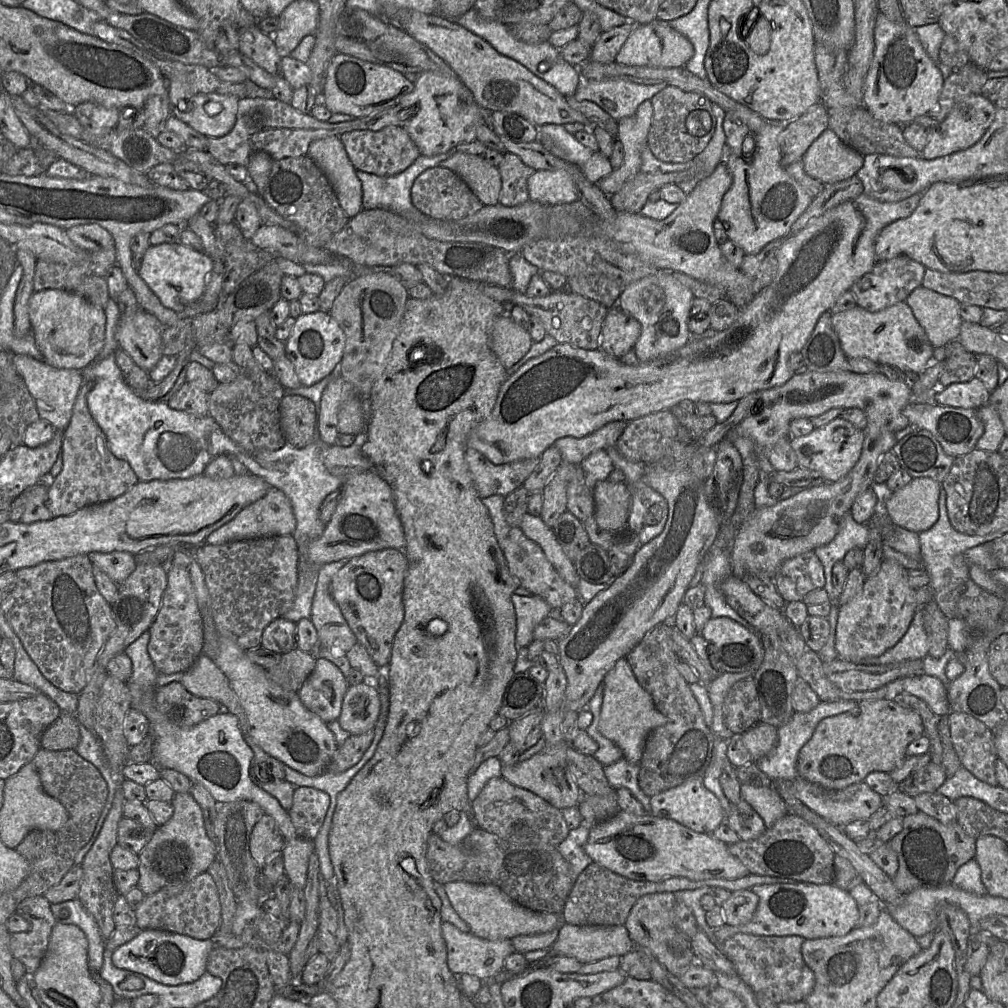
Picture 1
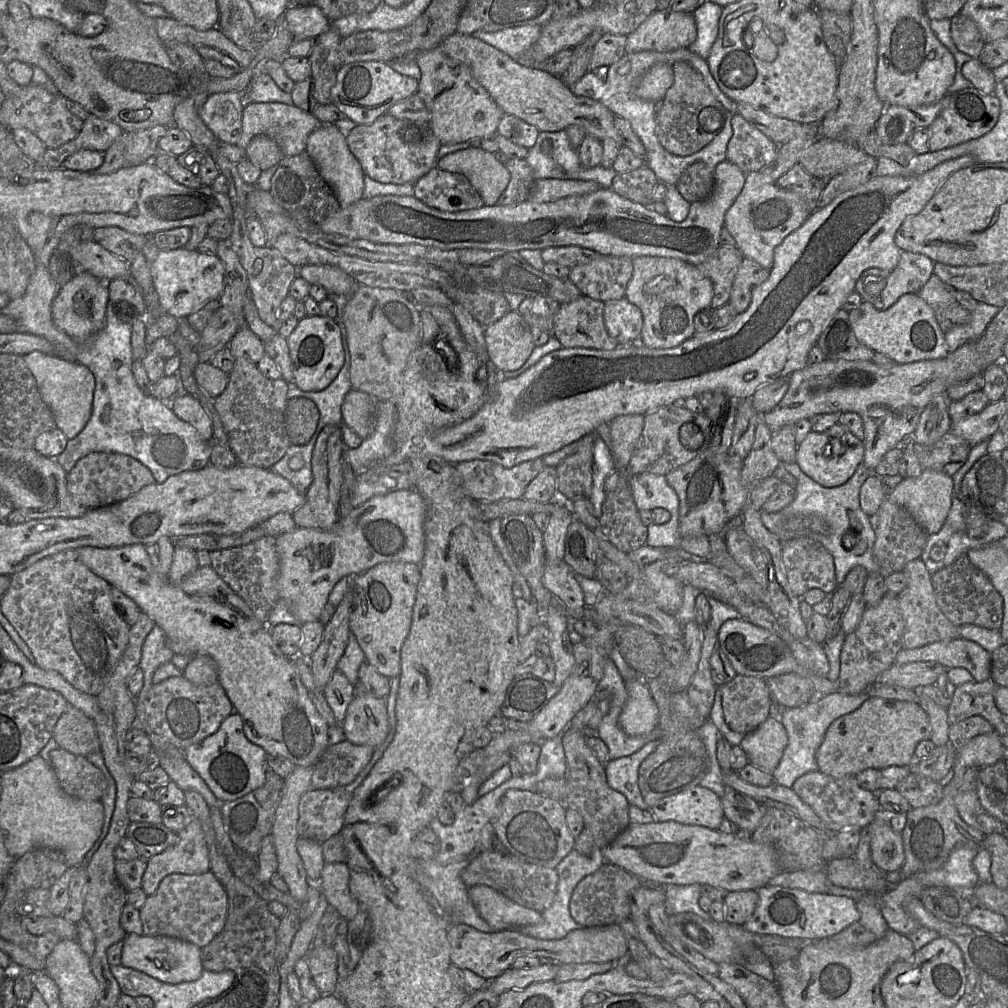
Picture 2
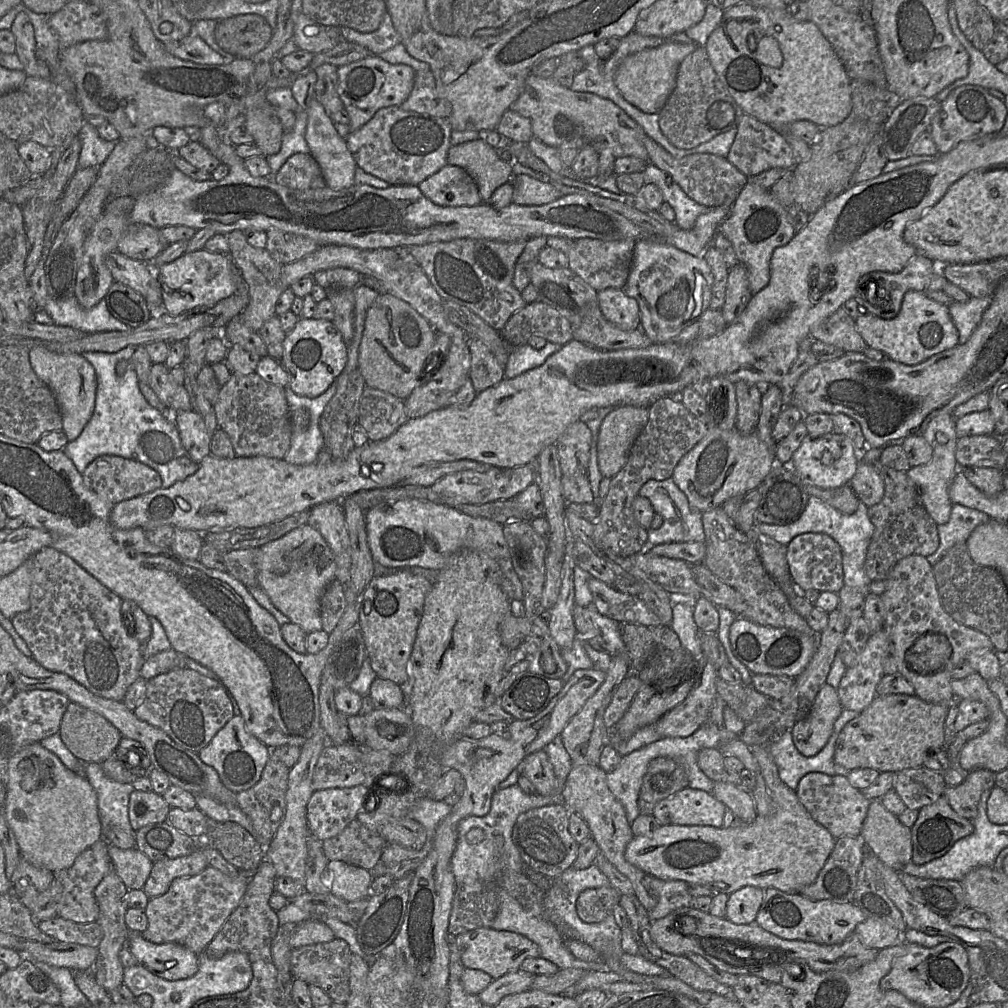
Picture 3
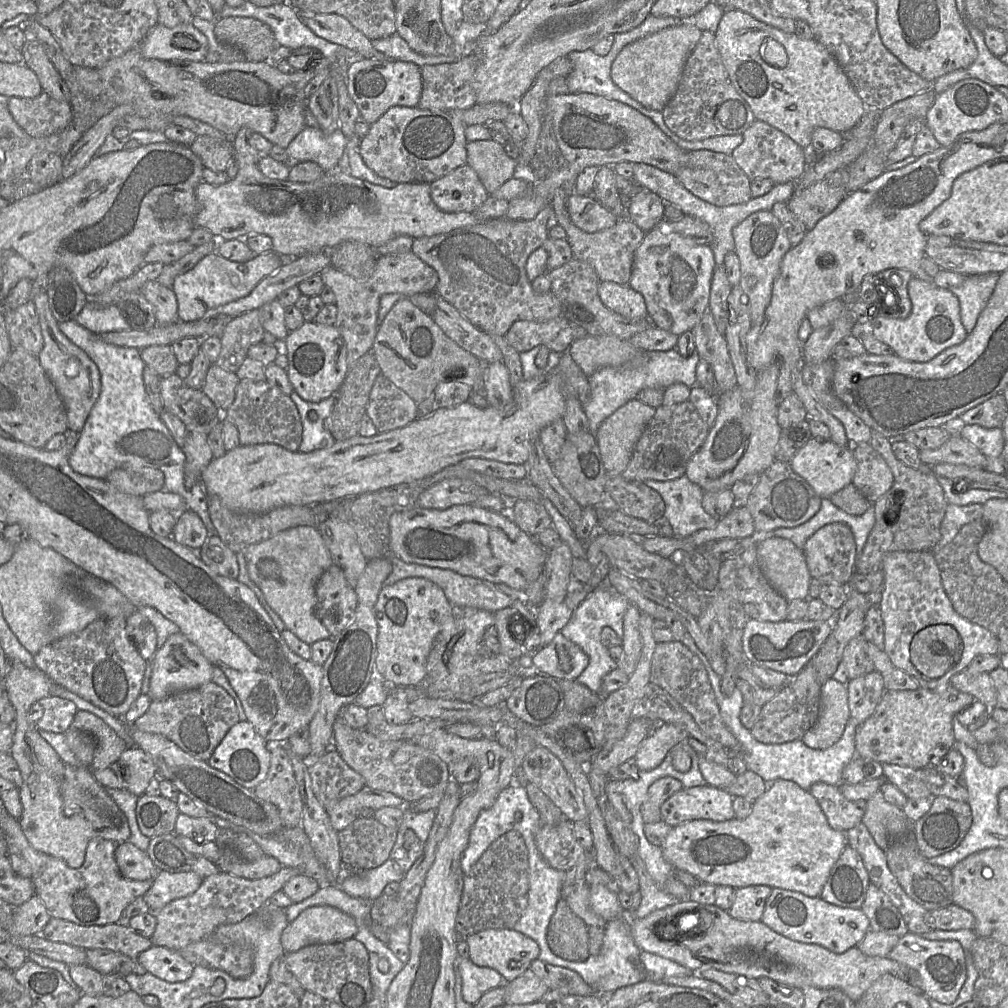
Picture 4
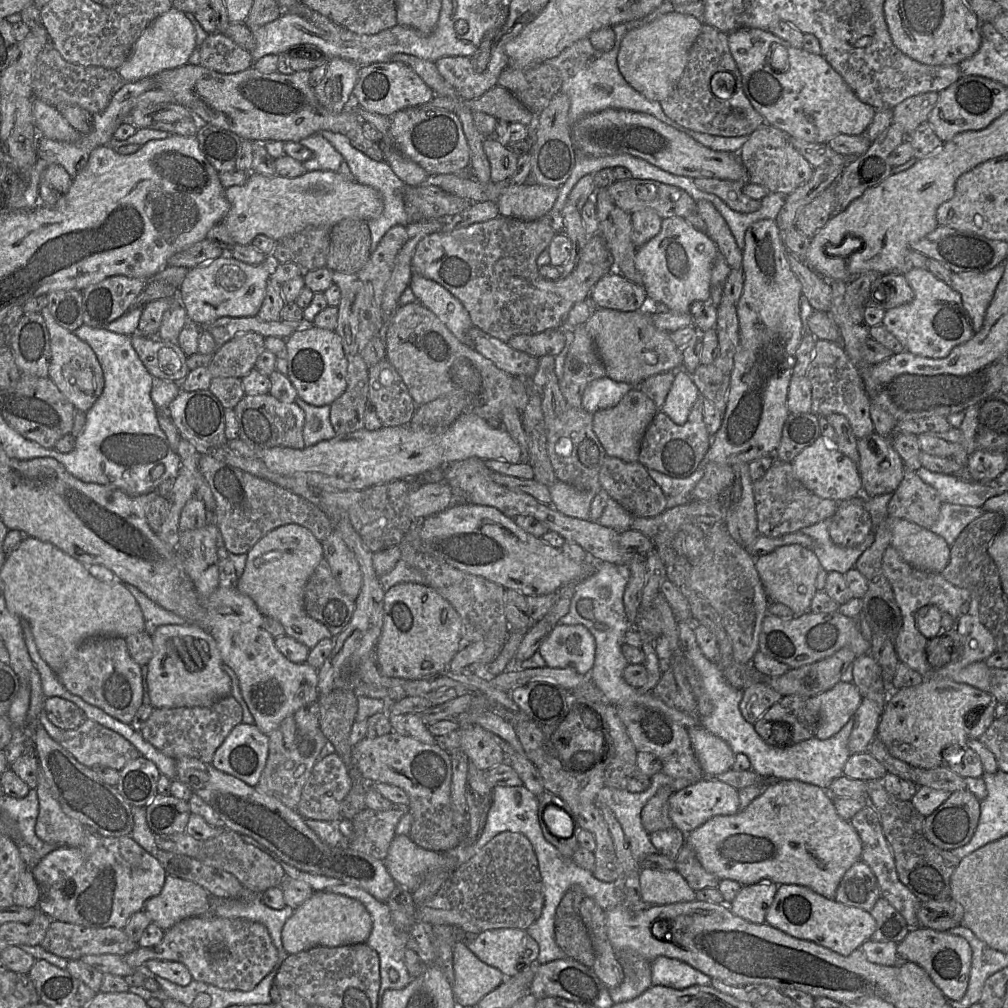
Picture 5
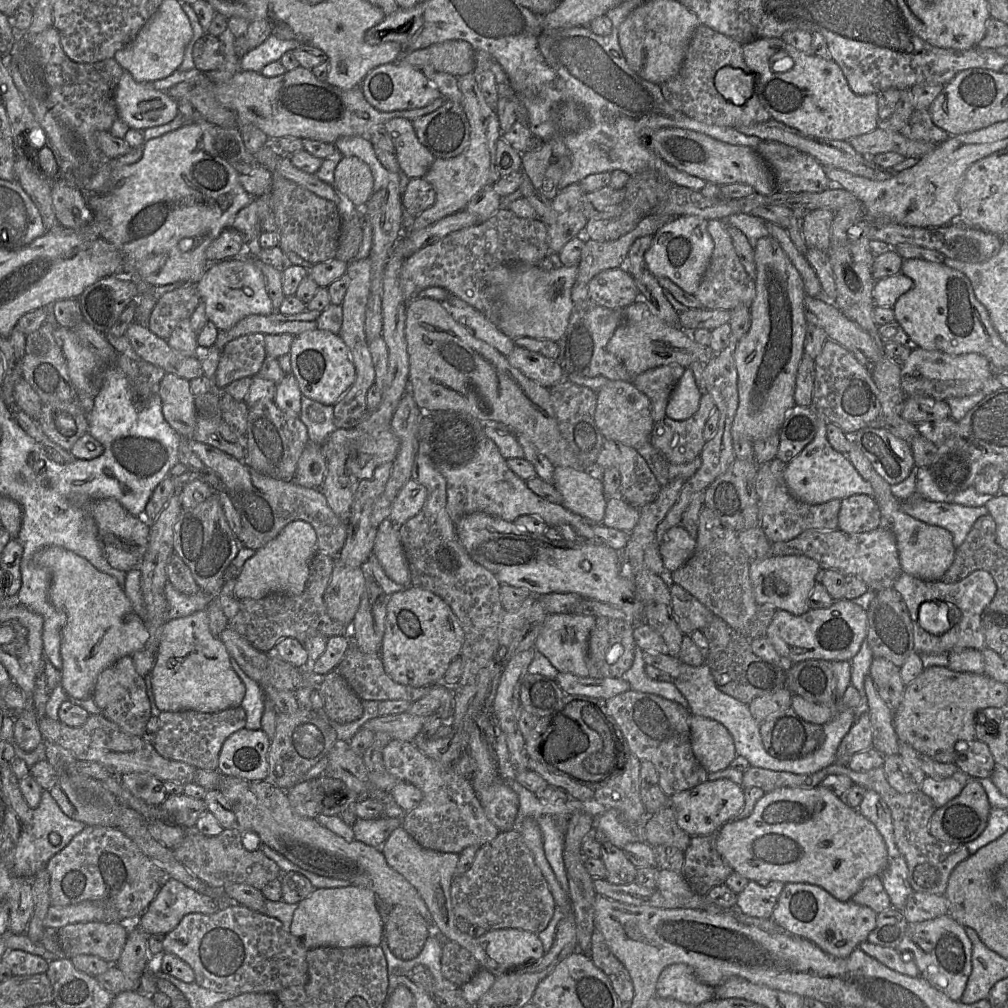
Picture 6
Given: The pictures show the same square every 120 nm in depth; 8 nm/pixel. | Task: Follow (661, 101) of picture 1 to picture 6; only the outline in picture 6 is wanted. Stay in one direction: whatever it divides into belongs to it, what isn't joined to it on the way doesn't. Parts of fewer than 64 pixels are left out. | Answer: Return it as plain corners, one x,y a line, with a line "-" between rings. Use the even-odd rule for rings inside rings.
701,24
689,42
685,59
679,71
661,84
662,95
676,110
709,125
738,128
772,119
755,93
742,105
728,101
719,93
715,87
714,79
717,71
725,66
741,69
745,73
751,71
744,61
742,44

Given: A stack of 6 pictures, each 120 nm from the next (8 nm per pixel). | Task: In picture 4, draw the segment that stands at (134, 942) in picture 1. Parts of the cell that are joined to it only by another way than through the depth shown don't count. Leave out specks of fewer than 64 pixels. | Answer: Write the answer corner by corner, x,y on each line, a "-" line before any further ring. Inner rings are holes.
154,945
139,954
137,961
148,973
169,983
186,981
194,970
176,950

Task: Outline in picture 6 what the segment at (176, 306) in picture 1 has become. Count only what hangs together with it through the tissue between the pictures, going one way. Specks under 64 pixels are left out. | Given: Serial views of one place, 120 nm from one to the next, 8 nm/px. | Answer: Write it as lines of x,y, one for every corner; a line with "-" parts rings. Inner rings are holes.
240,257
211,262
195,286
200,301
205,303
208,320
220,331
231,329
248,316
268,315
274,312
261,271
250,261

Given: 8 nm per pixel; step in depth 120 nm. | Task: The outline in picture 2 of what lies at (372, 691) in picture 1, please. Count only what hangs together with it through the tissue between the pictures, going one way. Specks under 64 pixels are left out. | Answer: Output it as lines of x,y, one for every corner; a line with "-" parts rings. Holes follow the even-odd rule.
369,693
354,697
341,726
353,744
377,748
389,732
386,699

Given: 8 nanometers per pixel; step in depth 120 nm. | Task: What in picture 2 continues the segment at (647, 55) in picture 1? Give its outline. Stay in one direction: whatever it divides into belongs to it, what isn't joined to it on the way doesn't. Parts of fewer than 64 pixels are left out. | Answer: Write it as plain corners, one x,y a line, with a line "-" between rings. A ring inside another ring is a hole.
669,8
655,10
633,32
627,35
625,51
668,52
689,47
696,39
696,23
692,13

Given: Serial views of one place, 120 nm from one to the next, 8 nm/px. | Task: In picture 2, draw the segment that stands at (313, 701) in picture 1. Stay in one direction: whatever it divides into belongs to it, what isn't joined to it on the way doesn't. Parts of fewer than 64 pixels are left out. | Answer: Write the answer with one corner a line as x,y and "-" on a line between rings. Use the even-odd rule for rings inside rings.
336,669
322,692
336,721
342,723
348,706
355,697
354,685
349,682
341,670

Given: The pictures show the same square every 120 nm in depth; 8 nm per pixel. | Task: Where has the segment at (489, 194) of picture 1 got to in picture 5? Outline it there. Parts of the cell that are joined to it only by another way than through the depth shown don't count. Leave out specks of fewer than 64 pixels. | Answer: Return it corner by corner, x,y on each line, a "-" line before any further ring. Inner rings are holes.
485,139
483,150
490,164
490,183
509,182
516,170
518,157
510,151
508,146
496,139

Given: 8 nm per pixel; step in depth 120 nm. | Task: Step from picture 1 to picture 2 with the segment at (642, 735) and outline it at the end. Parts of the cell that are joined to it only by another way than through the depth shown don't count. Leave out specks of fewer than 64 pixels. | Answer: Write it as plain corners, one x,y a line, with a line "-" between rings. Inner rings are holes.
638,675
636,680
625,682
627,701
619,716
619,725
628,735
651,733
659,724
659,709
654,702
647,680

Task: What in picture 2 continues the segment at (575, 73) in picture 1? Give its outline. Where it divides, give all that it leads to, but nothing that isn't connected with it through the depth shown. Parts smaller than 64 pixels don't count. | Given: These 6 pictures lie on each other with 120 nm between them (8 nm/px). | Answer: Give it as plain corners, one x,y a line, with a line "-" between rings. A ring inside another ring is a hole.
523,25
493,32
475,31
471,35
506,53
519,64
539,69
542,63
530,58
530,49
540,36
541,27

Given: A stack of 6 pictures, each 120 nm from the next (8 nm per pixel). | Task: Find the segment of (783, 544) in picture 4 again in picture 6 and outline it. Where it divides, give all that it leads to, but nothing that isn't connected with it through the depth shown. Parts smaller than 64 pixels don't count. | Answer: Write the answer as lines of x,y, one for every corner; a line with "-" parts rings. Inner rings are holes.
803,555
770,556
751,561
750,580
758,606
770,604
777,610
802,615
810,609
809,597
816,583
819,564

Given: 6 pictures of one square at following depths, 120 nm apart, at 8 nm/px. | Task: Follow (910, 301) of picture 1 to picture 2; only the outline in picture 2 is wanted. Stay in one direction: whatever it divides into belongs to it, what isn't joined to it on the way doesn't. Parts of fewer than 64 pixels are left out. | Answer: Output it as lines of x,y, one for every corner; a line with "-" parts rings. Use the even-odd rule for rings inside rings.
932,275
917,294
933,309
941,330
944,333
947,332
953,326
953,323
945,316
945,310
951,303
957,302
956,289

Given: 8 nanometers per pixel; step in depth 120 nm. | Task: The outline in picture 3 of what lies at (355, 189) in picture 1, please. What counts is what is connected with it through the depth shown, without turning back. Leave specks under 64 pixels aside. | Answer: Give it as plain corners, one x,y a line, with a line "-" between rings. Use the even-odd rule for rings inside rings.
313,98
311,100
307,113
305,140
309,147
309,154
321,168
326,186
334,191
350,188
355,184
354,175
357,165
346,145
346,140
338,134
334,122
317,99

